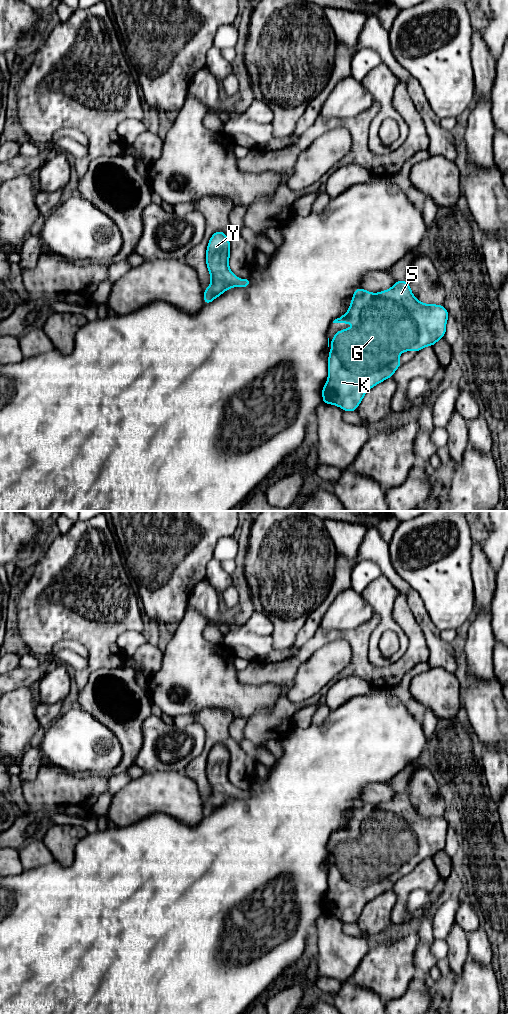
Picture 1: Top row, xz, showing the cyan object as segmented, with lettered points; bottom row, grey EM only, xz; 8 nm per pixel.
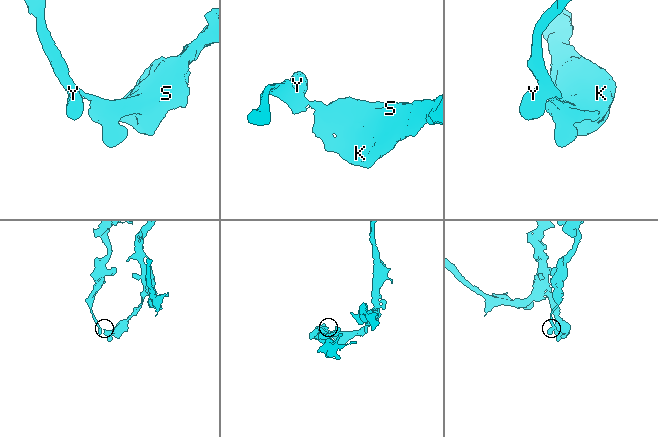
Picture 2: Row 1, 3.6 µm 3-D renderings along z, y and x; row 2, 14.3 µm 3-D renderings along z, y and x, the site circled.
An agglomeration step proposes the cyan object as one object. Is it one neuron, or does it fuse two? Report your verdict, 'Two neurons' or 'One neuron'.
One neuron

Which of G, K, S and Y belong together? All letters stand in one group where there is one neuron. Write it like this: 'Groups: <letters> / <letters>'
Groups: G K S Y

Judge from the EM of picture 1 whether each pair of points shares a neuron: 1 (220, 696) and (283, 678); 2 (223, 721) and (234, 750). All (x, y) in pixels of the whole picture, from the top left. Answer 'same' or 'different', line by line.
1: different
2: same

